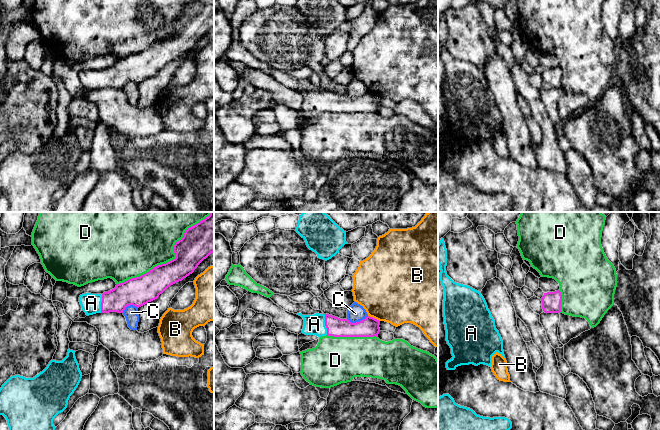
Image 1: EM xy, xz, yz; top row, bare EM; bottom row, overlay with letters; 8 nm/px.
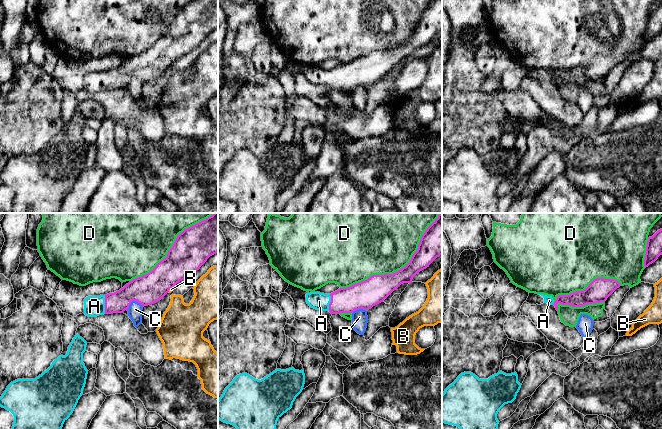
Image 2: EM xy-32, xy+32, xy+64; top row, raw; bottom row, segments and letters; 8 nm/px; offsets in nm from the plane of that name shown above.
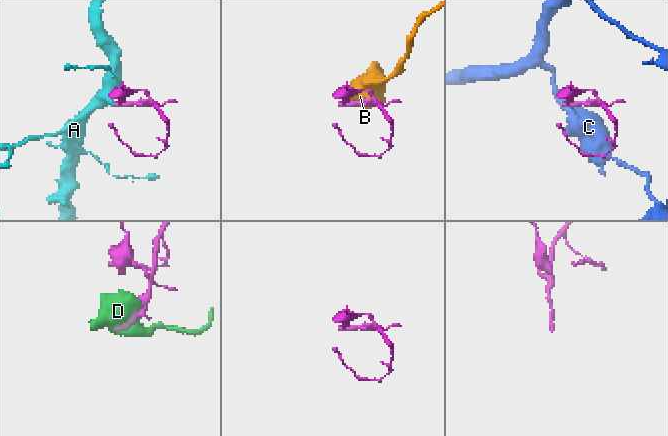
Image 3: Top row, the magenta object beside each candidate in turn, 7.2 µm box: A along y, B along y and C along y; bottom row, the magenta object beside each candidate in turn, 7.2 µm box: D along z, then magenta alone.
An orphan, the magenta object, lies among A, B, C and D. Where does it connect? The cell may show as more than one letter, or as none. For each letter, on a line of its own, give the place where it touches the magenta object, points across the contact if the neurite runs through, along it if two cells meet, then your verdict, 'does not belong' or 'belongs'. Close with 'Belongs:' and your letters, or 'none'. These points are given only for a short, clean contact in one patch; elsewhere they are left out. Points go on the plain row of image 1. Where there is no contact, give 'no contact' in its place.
A: xz (325, 100) | belongs
B: xz (374, 94) | does not belong
C: xz (357, 98) | along xz (367, 91), (355, 98), (350, 98), (347, 95) | does not belong
D: xy (165, 39) | does not belong
Belongs: A

